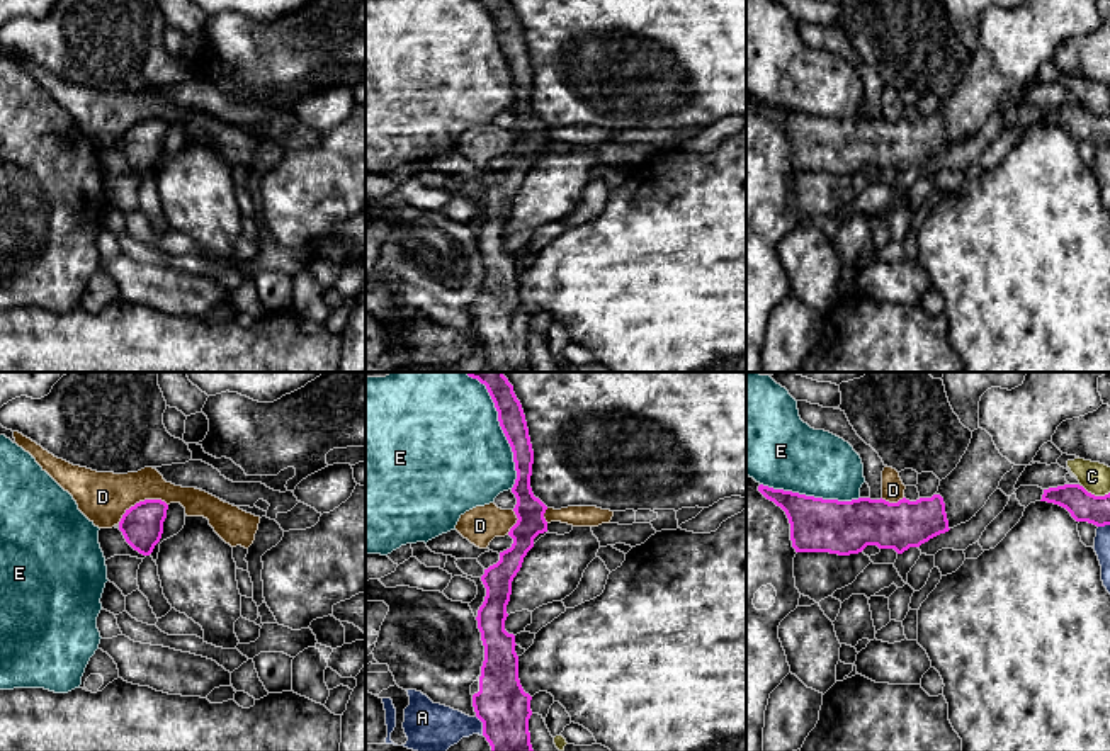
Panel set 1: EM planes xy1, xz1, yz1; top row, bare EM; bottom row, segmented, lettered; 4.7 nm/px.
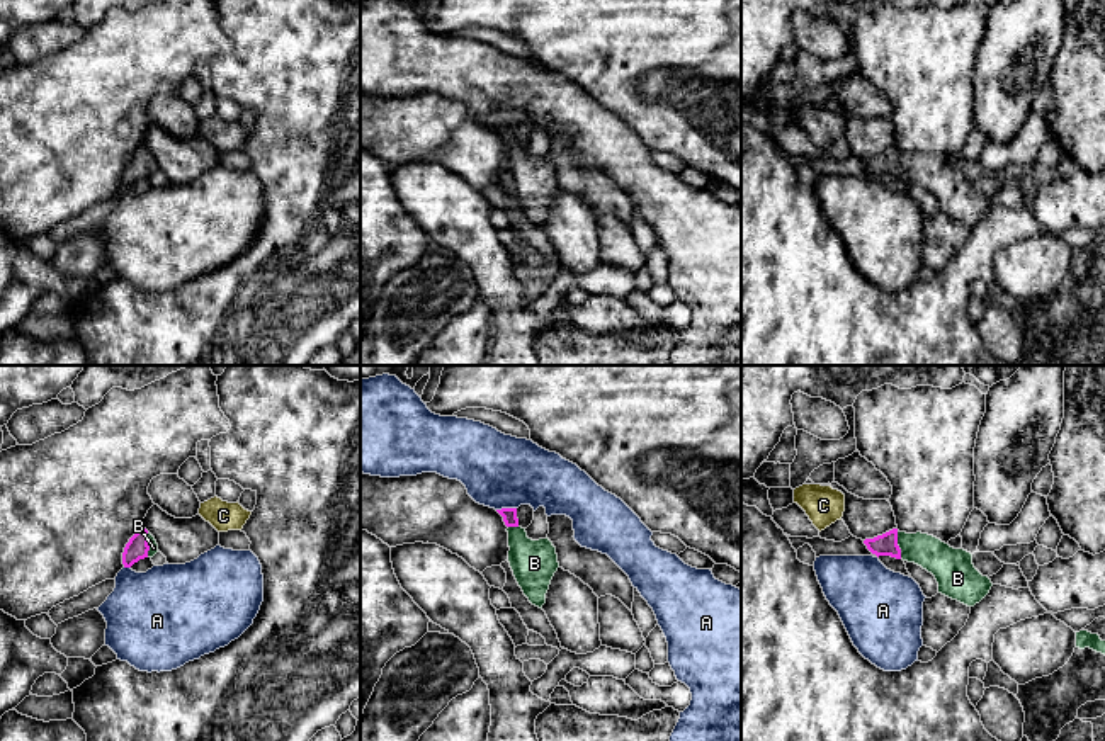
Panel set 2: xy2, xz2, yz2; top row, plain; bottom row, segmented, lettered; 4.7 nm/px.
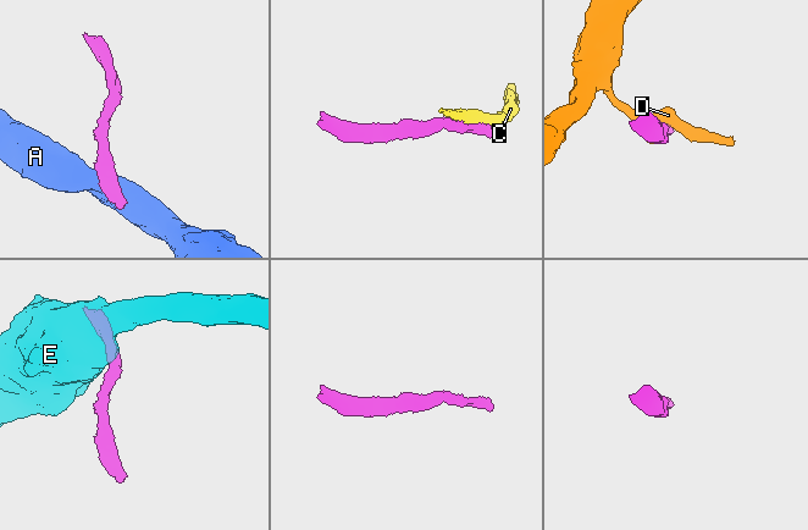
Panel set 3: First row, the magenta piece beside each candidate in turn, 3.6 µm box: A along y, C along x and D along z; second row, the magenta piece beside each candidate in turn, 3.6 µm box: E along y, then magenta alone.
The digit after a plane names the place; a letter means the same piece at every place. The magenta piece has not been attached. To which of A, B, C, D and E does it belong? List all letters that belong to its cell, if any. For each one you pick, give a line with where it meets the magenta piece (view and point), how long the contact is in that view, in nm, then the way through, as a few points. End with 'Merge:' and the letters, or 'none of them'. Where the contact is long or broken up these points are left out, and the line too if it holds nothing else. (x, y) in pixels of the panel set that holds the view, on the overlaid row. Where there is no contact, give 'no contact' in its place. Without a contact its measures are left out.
B: meets magenta in yz2 at (896, 544); contact 140 nm long; runs through yz2 (886, 544), (896, 544), (920, 548), (946, 563)
Merge: B

